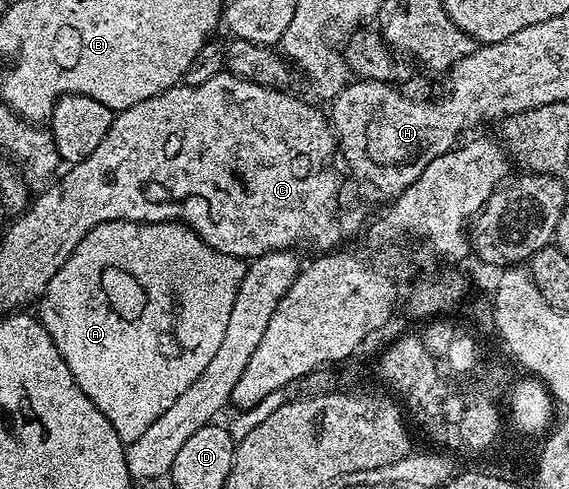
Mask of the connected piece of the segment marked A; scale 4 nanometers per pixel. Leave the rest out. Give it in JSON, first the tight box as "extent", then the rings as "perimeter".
{"extent":[37,222,246,444],"perimeter":[[[182,222],[104,224],[90,230],[69,260],[61,264],[50,290],[37,303],[37,317],[69,364],[81,392],[113,424],[120,440],[129,444],[170,408],[213,360],[246,271],[244,259],[209,248]]]}

